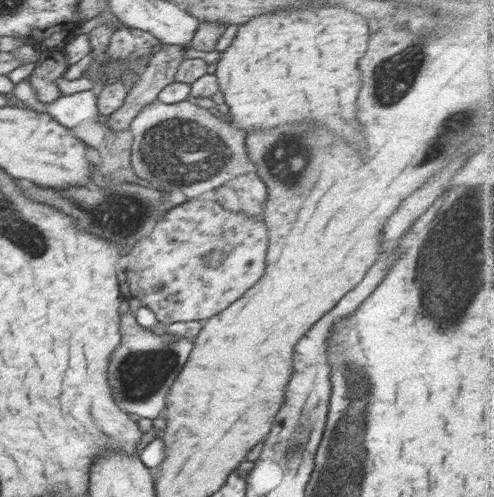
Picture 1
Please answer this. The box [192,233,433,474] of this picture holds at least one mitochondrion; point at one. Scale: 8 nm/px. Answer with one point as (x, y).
(290, 444)

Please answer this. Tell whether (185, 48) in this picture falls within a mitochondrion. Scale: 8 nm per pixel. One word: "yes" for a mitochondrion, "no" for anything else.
no

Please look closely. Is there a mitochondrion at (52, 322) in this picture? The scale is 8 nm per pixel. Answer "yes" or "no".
no

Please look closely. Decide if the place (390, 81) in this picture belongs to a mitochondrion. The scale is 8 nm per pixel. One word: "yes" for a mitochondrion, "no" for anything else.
yes

